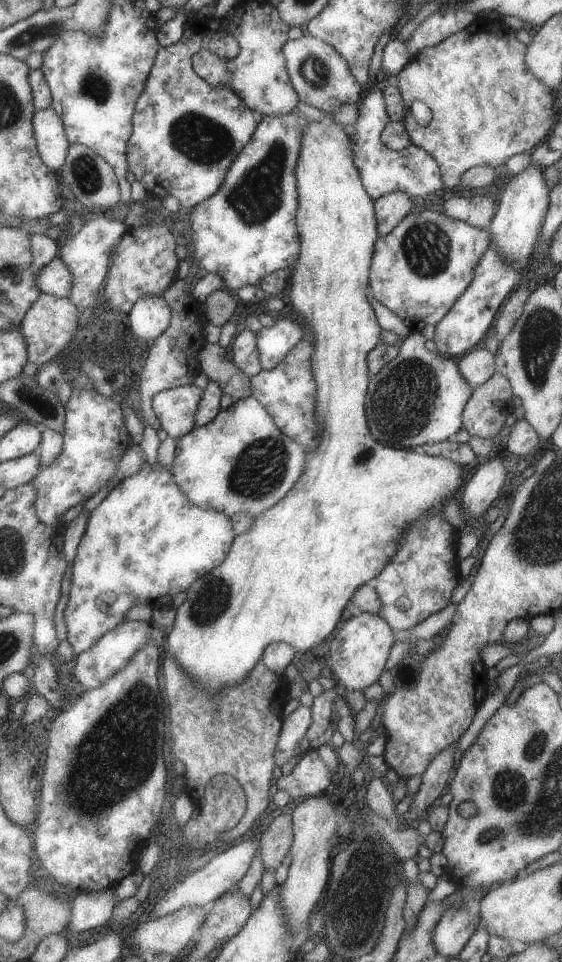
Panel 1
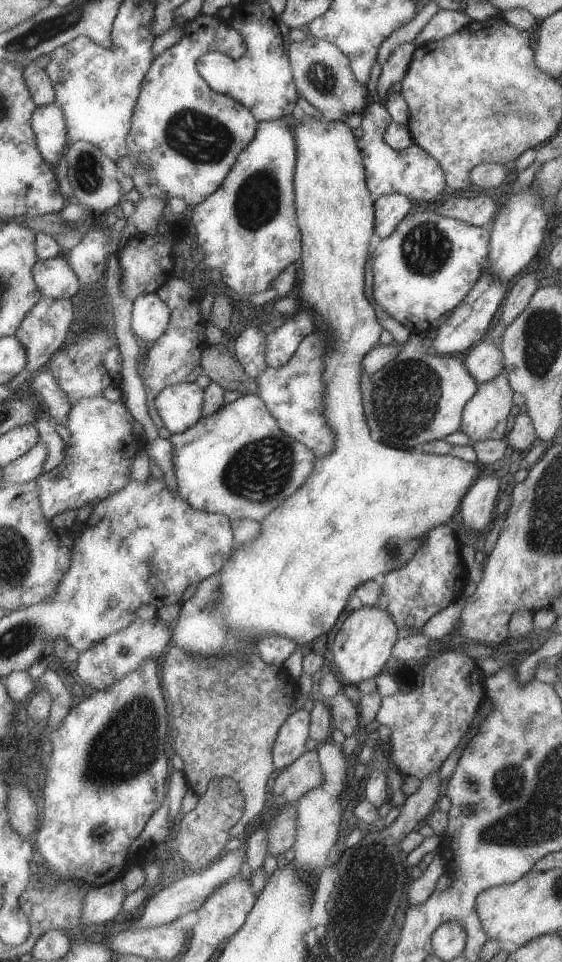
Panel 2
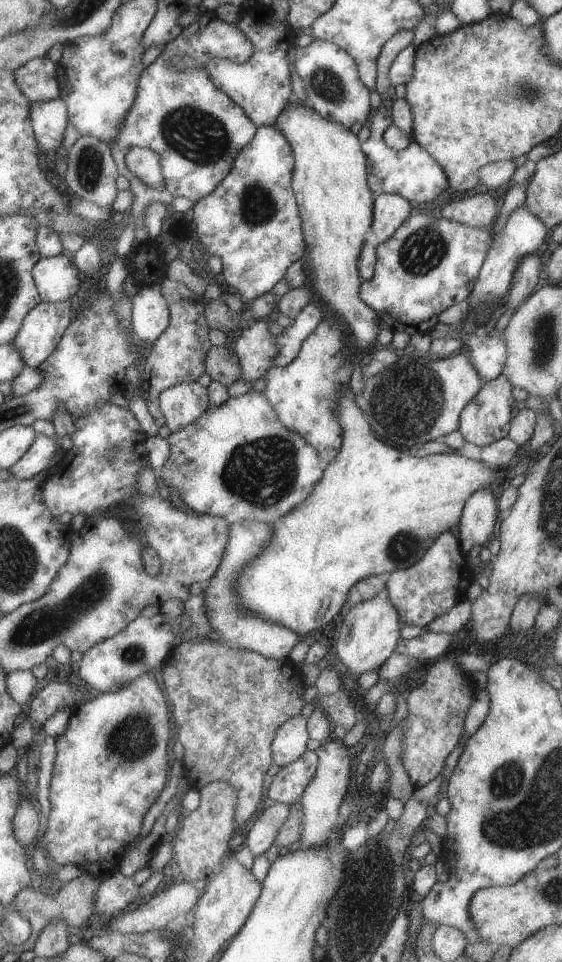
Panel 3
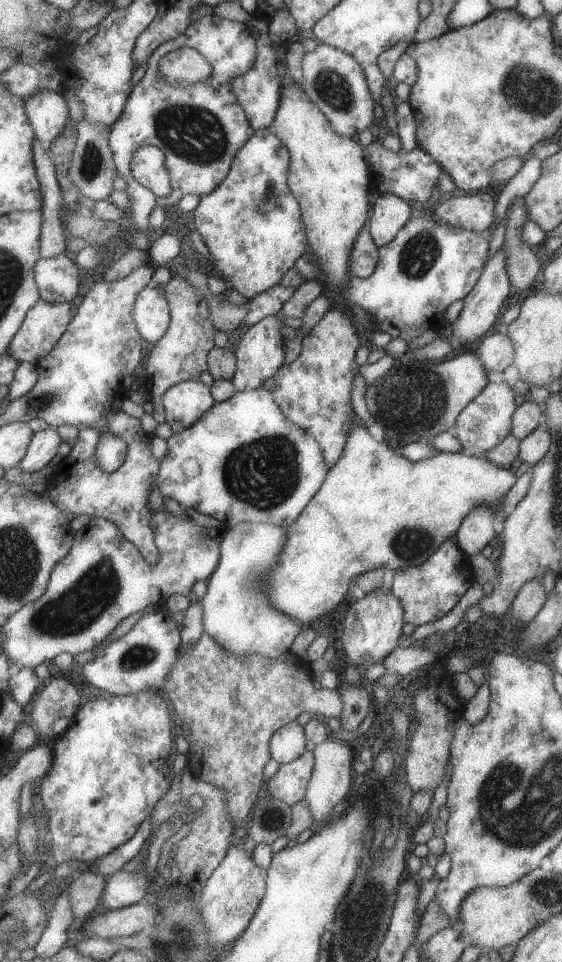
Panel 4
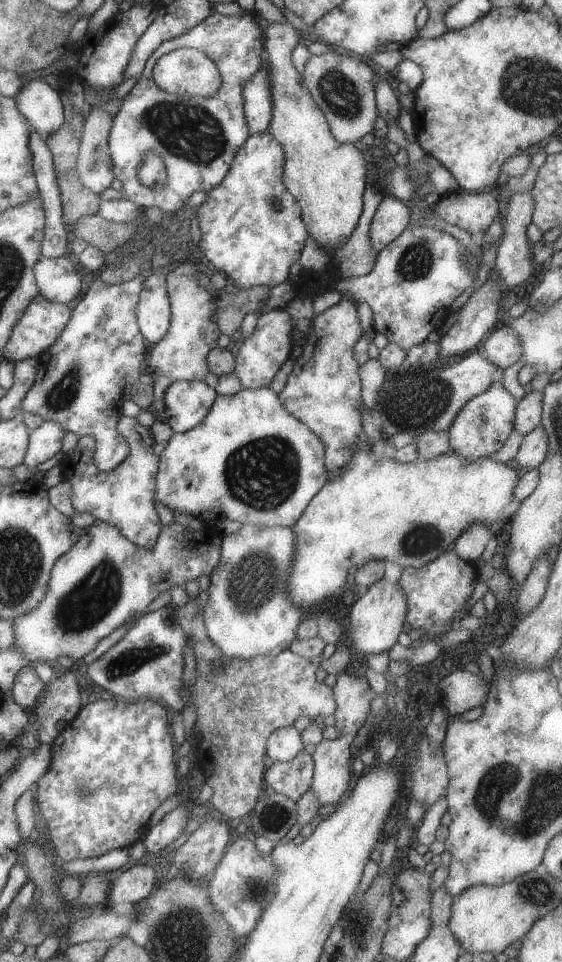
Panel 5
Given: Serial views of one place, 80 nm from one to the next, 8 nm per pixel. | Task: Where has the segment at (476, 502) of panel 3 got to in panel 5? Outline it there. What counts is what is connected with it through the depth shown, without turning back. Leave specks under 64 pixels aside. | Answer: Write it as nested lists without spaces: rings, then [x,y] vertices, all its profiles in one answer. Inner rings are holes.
[[[475,523],[454,540],[451,550],[461,560],[473,564],[480,558],[487,540],[491,540],[493,536],[493,532],[486,526]]]

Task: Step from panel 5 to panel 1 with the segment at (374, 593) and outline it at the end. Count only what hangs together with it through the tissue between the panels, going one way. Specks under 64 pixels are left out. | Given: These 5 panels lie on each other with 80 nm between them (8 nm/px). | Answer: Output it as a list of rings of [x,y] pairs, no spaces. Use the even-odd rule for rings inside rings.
[[[356,613],[346,616],[340,630],[329,642],[329,658],[325,661],[326,671],[337,682],[338,690],[363,690],[376,682],[377,677],[384,673],[384,664],[388,652],[394,643],[392,628],[378,614]]]

